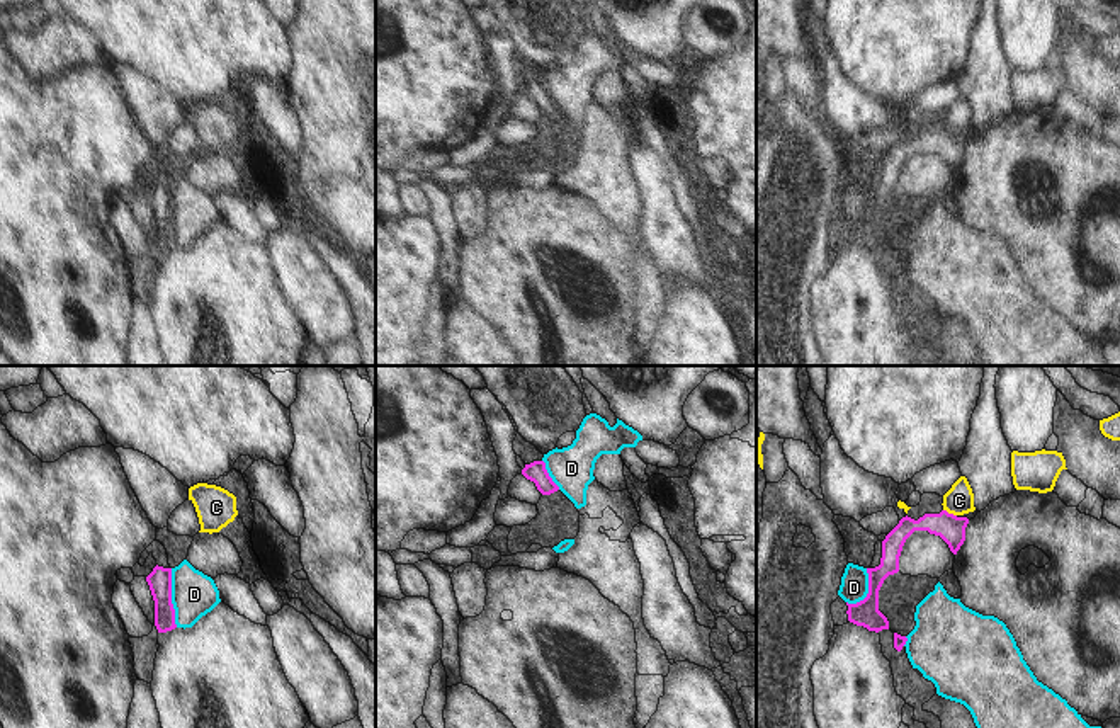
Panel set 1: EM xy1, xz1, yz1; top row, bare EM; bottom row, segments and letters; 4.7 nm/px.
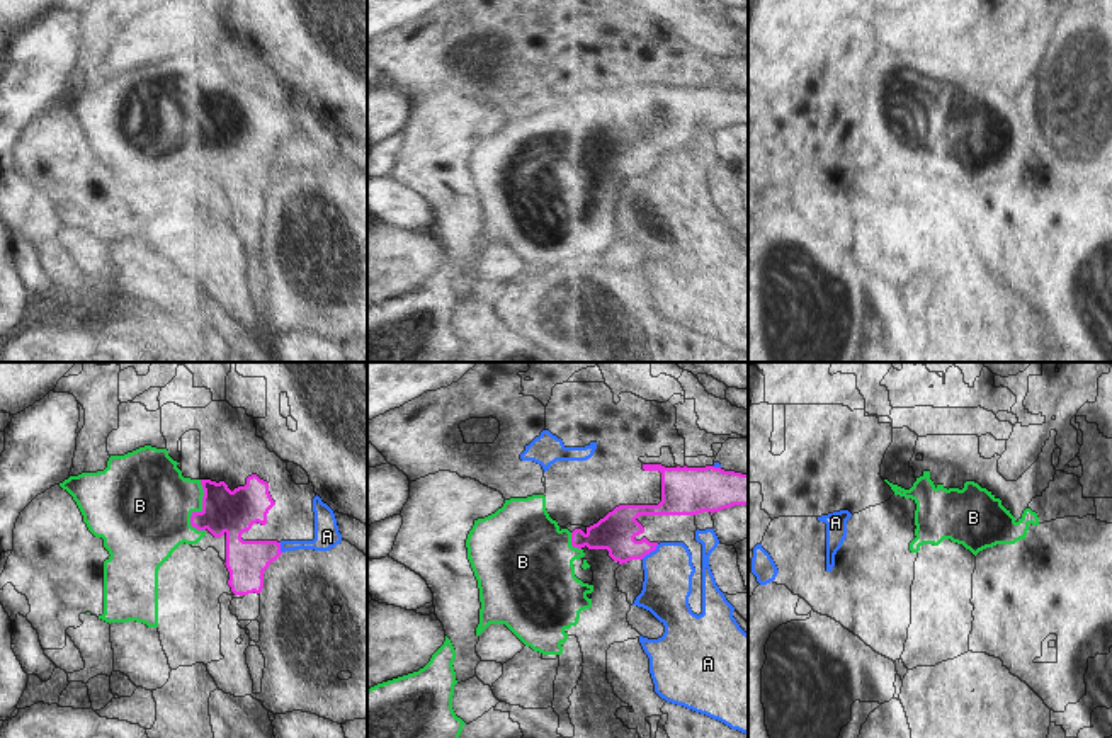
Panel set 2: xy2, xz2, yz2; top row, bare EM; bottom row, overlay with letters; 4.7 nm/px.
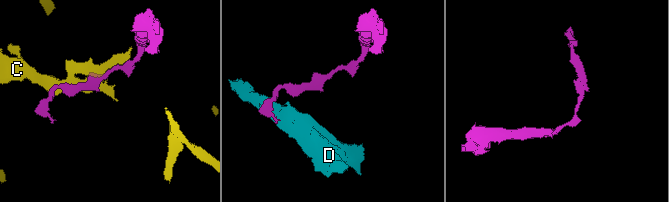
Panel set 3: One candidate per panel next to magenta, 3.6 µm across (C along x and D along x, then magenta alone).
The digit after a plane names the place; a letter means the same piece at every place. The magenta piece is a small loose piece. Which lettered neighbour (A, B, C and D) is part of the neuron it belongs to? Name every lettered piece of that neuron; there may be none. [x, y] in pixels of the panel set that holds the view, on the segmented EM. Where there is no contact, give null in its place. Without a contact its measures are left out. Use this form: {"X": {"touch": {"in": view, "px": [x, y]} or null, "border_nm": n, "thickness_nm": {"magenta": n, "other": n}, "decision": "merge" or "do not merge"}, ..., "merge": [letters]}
{"A": {"touch": {"in": "xz2", "px": [650, 551]}, "border_nm": 110, "thickness_nm": {"magenta": 180, "other": 240}, "decision": "do not merge"}, "B": {"touch": {"in": "xy2", "px": [203, 507]}, "border_nm": 240, "thickness_nm": {"magenta": 200, "other": 400}, "decision": "merge"}, "C": {"touch": {"in": "yz1", "px": [950, 514]}, "border_nm": 70, "thickness_nm": {"magenta": 130, "other": 140}, "decision": "do not merge"}, "D": {"touch": {"in": "xy1", "px": [170, 597]}, "border_nm": 280, "thickness_nm": {"magenta": 110, "other": 220}, "decision": "do not merge"}, "merge": ["B"]}

